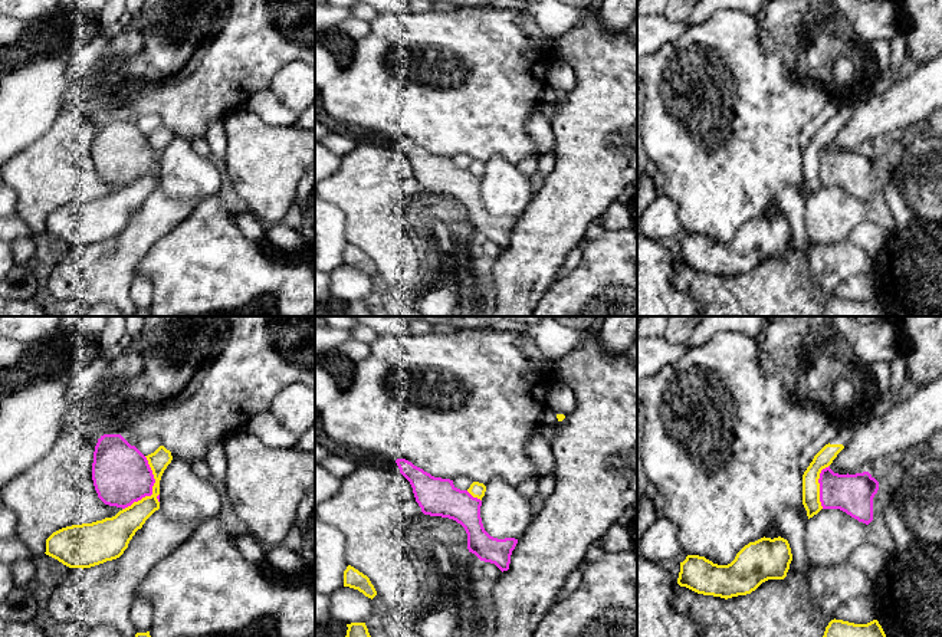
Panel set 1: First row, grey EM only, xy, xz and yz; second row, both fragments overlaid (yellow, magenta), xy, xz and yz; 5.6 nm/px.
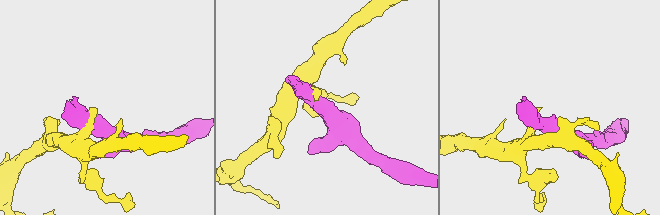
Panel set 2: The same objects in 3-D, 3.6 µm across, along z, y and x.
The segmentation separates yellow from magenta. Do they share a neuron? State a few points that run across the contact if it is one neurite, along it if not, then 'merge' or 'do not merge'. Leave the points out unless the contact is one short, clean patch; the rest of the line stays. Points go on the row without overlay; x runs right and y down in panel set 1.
line xy (145, 134), (154, 157), (153, 170), (122, 187); do not merge

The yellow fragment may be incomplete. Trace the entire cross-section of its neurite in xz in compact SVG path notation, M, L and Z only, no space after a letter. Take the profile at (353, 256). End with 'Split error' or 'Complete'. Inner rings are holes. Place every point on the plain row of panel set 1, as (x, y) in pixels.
M351 243L344 249L344 265L358 267L371 278L377 273L370 256Z. Complete

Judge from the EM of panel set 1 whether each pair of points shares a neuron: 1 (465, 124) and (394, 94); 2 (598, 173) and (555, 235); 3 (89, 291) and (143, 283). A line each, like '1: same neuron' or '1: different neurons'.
1: same neuron
2: same neuron
3: different neurons

